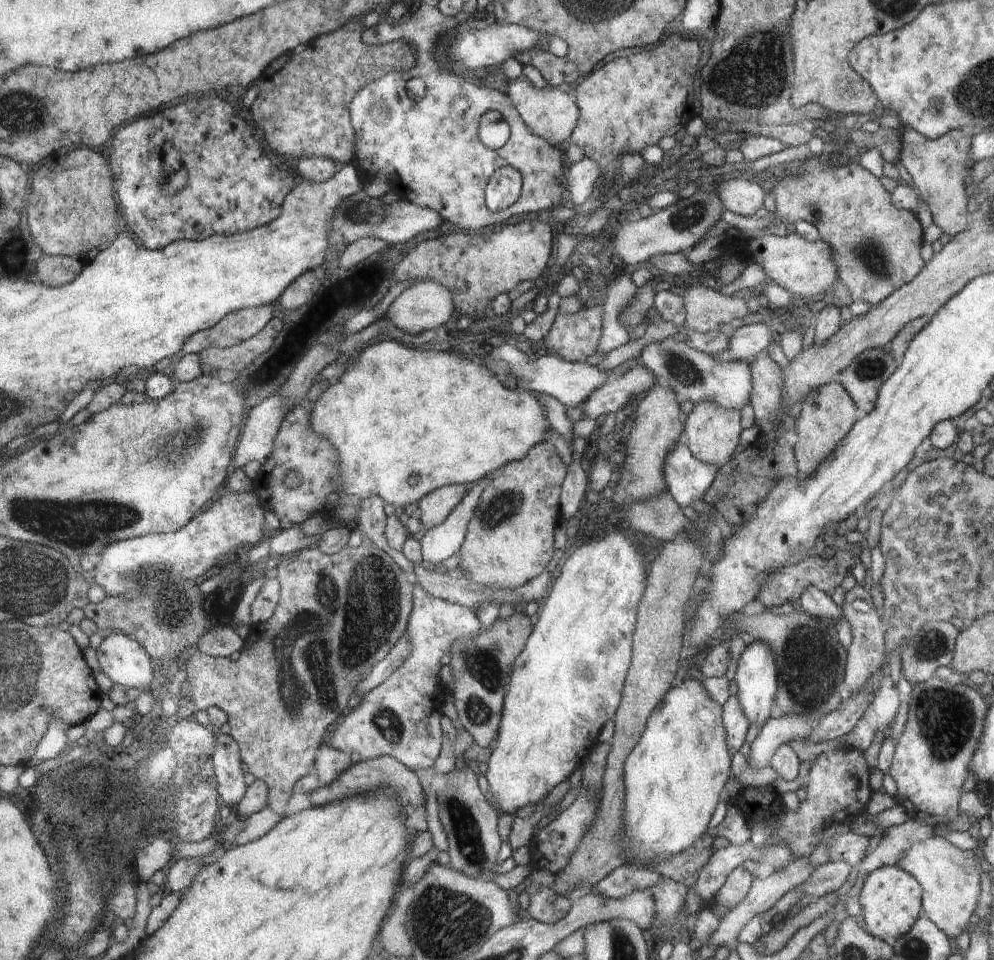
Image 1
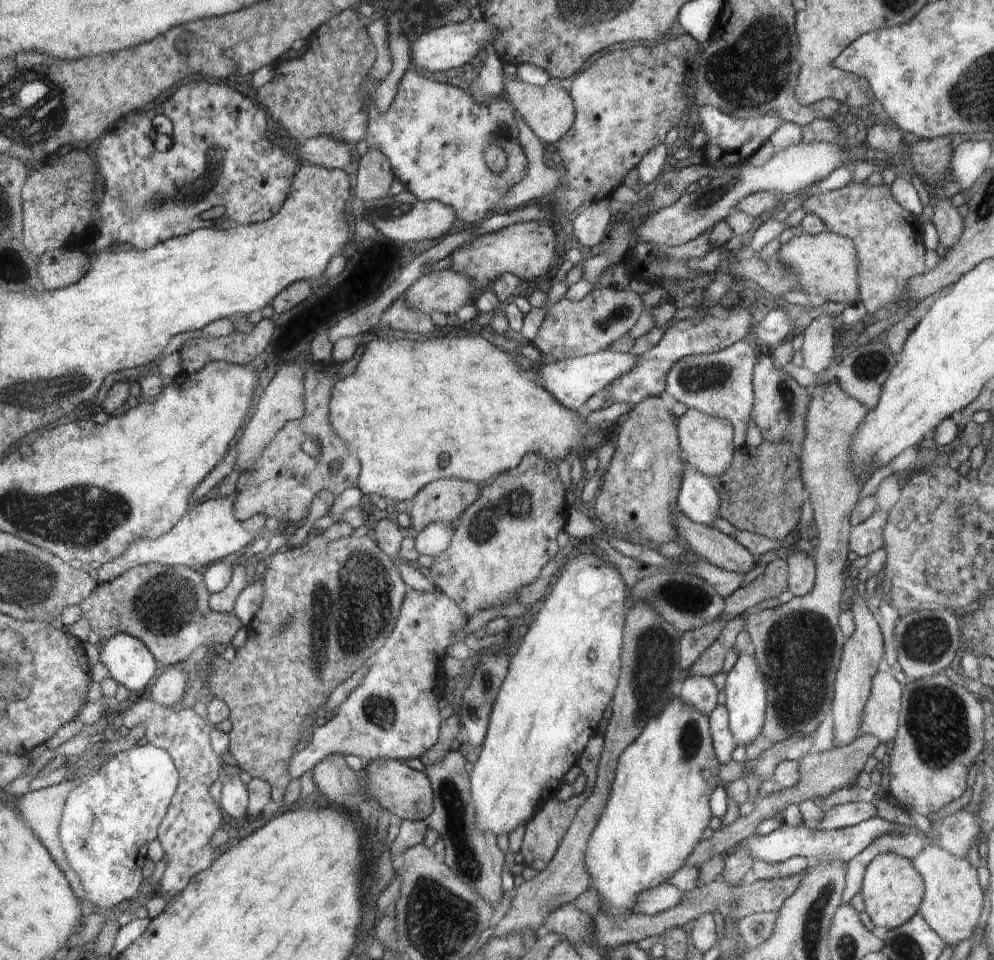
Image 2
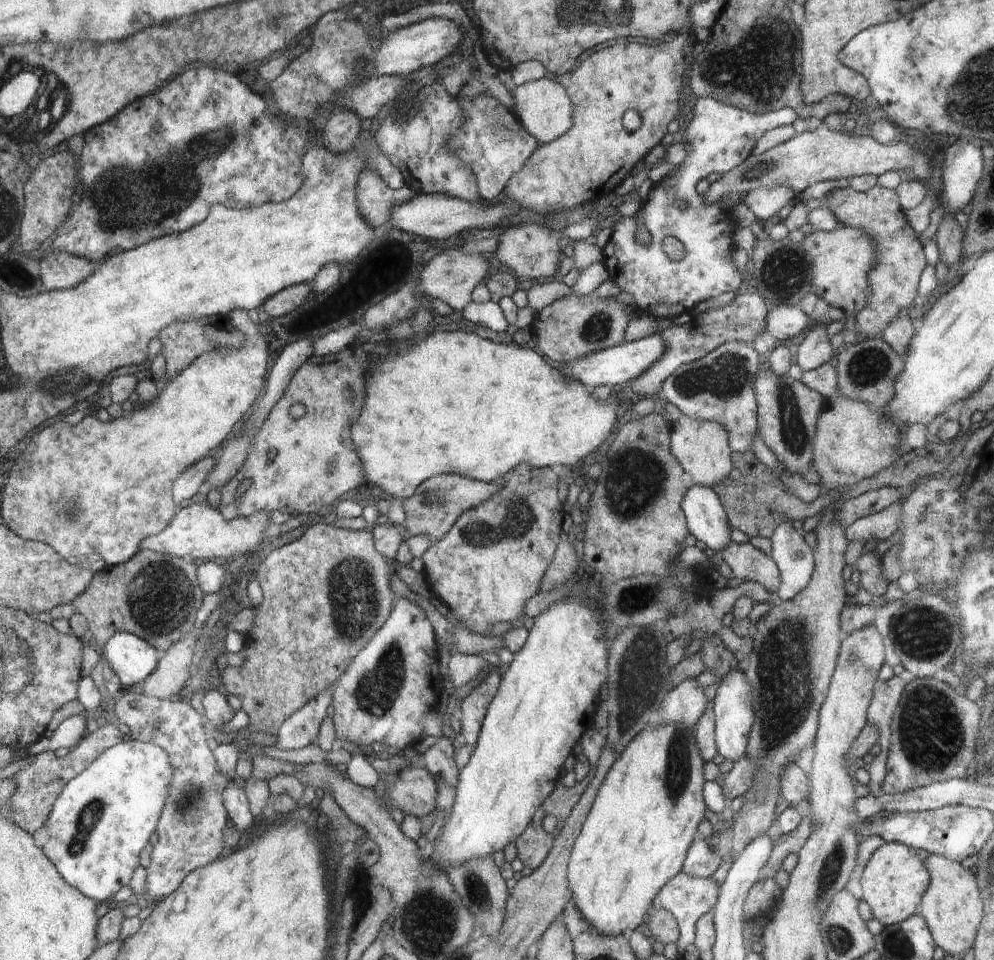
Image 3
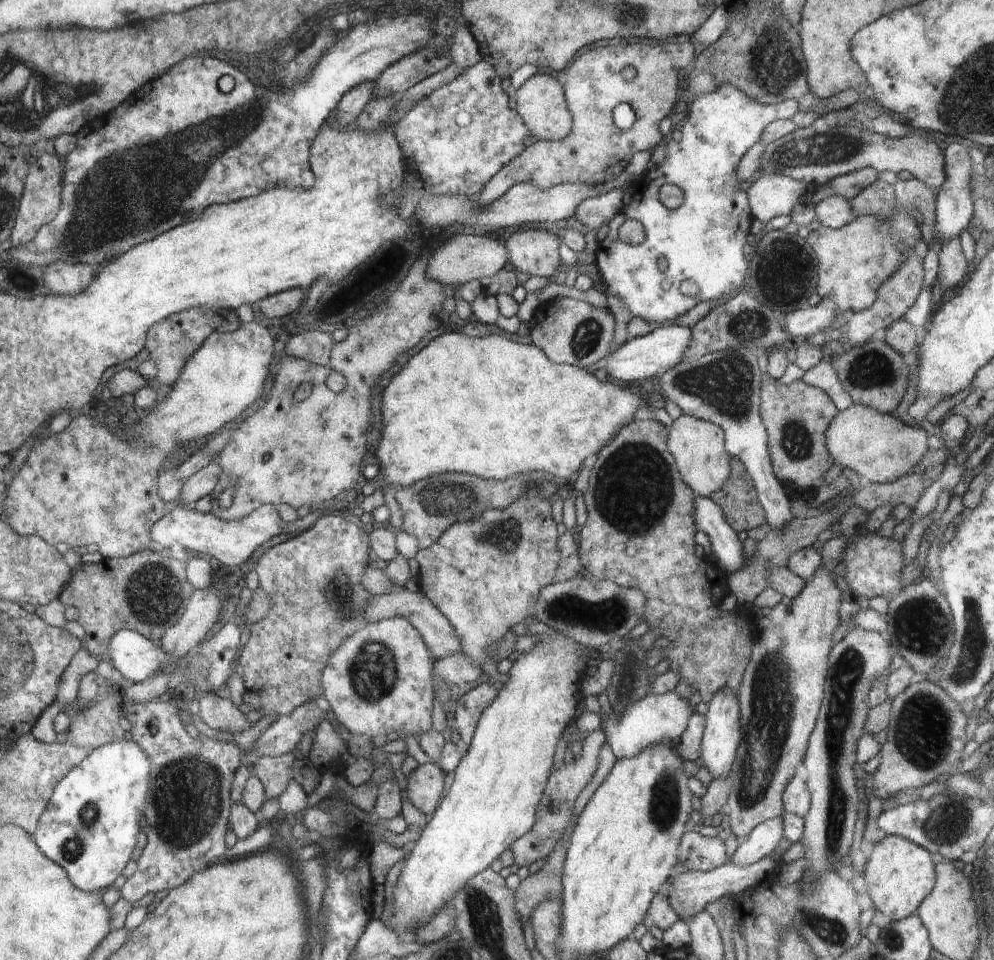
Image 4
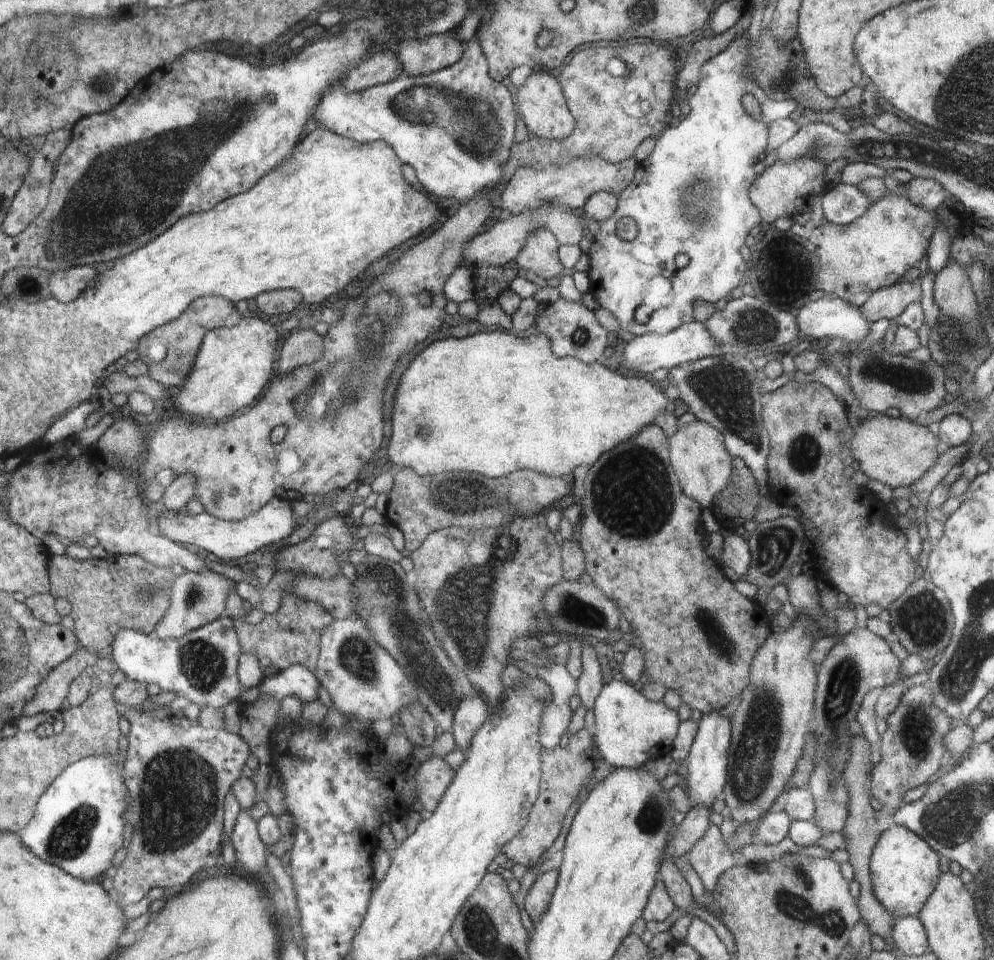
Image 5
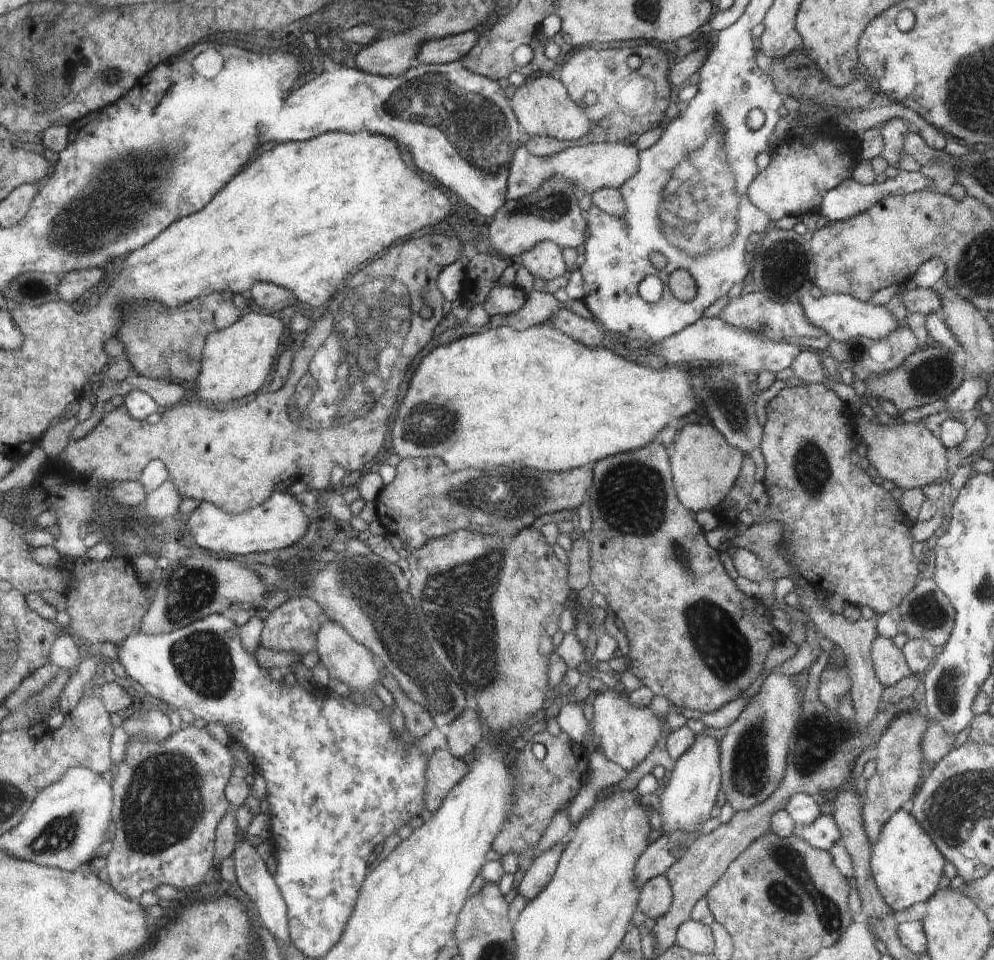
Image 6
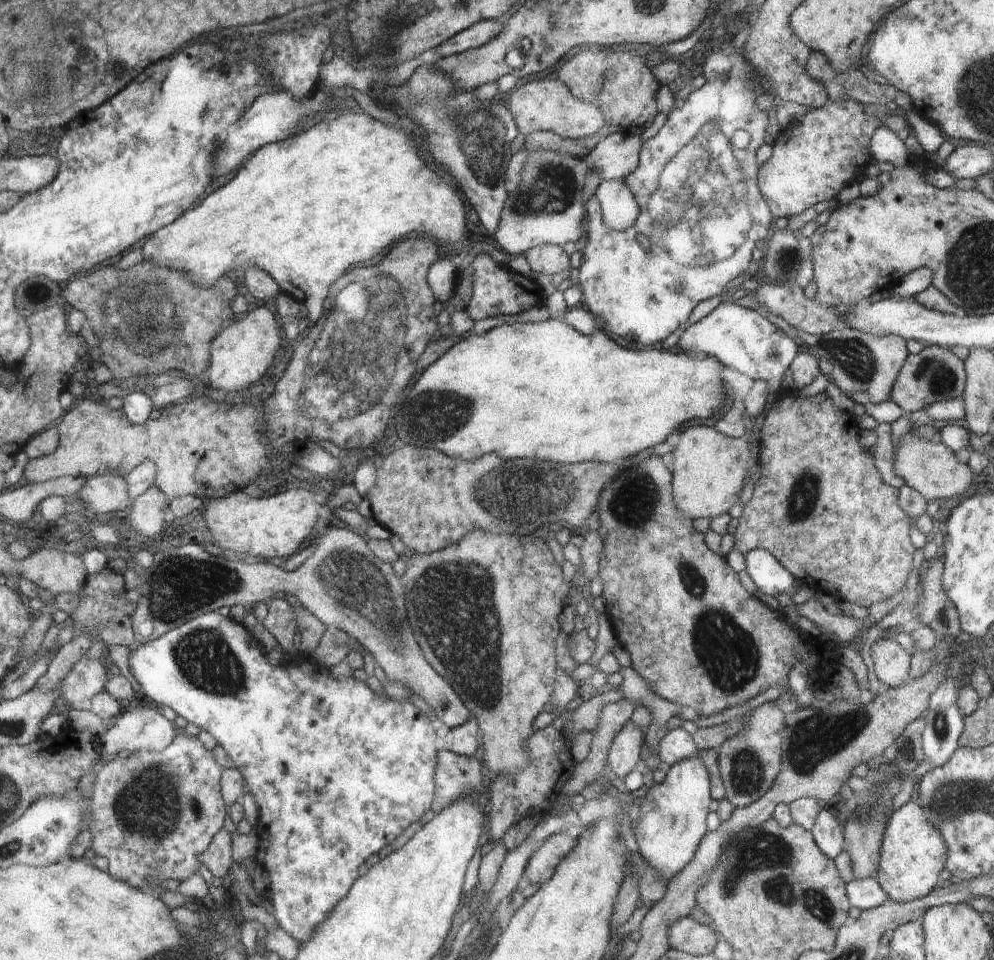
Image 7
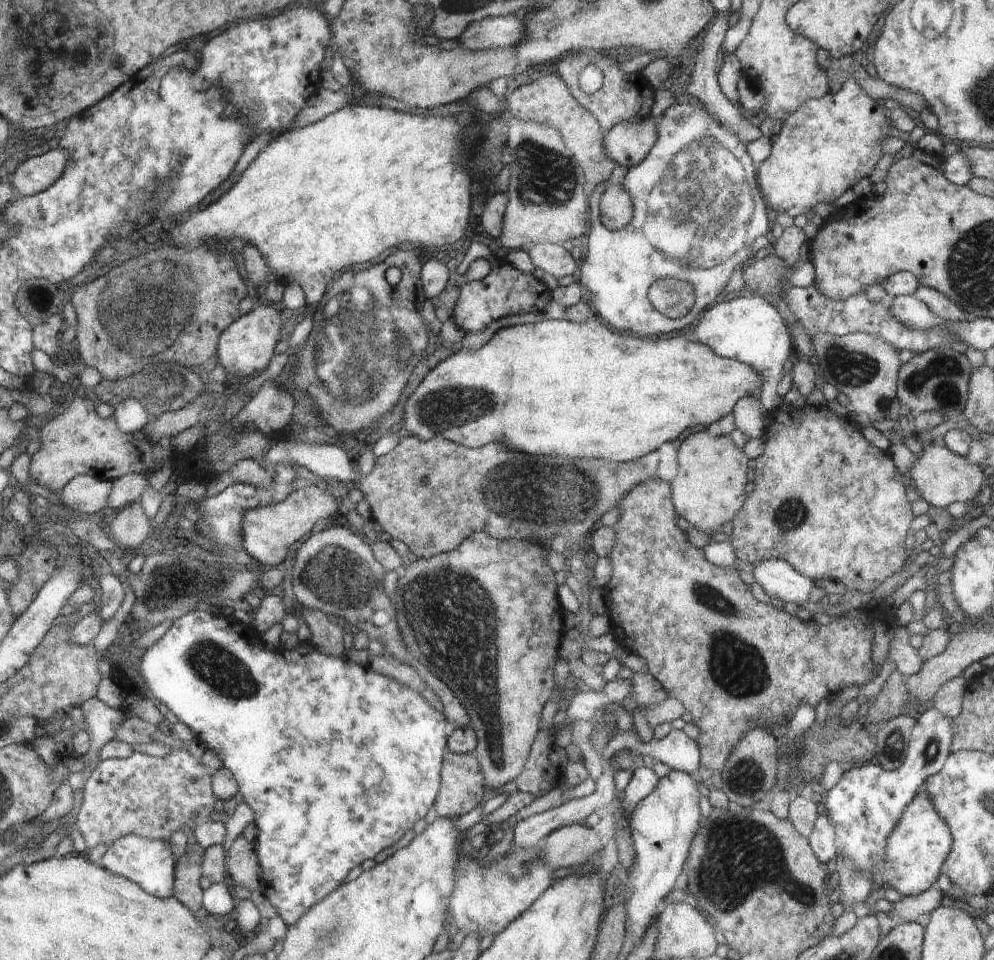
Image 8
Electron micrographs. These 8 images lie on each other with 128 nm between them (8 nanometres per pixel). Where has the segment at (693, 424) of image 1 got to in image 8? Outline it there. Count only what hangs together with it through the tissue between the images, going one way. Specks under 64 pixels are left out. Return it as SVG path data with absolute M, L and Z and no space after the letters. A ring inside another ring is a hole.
M706 430L688 434L677 450L679 471L671 482L674 506L677 506L678 516L685 518L698 530L721 530L725 522L732 521L743 508L746 498L746 476L748 476L748 458L744 452L732 444L729 435L713 436Z

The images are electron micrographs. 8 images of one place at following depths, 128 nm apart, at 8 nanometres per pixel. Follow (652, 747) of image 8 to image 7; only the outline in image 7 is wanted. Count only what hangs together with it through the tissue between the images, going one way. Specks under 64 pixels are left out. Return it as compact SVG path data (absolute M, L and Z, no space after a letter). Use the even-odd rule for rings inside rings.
M682 727L668 731L659 742L657 754L663 767L694 758L700 752L696 748L692 735Z

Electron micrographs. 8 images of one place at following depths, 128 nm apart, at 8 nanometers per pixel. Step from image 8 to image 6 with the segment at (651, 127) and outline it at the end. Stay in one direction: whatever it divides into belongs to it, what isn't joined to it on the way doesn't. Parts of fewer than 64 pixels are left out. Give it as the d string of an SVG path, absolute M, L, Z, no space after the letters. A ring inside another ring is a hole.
M595 143L588 146L578 146L562 150L560 154L550 157L538 157L523 144L517 150L513 160L513 168L507 178L508 200L516 200L528 196L538 190L546 181L554 176L564 177L567 181L581 187L583 196L591 195L596 190L604 188L619 189L640 168L640 152L634 145L620 143Z

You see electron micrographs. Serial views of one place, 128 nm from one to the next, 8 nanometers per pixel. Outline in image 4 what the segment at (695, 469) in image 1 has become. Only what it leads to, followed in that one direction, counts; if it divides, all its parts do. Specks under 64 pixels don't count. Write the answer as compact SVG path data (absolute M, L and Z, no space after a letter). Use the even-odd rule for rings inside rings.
M696 495L694 506L694 524L708 536L713 554L718 558L718 565L728 573L737 571L744 566L742 542L735 530L724 518L724 513L710 496Z

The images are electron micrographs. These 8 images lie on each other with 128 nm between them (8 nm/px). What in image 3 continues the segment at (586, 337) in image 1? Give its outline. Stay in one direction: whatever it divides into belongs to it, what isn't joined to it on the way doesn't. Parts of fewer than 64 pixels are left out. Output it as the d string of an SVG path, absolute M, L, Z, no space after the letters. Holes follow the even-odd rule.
M572 293L543 308L536 314L533 324L538 336L538 352L545 354L550 364L561 367L571 360L624 342L629 322L624 303L610 297L581 297Z

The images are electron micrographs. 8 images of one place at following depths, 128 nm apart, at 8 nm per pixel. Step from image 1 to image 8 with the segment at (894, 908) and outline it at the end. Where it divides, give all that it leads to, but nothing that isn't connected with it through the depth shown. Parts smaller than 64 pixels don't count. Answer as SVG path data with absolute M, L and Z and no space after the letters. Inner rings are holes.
M926 793L918 794L908 803L894 830L888 835L883 858L886 887L896 889L902 897L924 893L936 882L940 868L952 852L952 846L953 837L948 824Z

